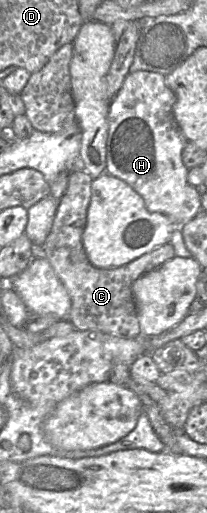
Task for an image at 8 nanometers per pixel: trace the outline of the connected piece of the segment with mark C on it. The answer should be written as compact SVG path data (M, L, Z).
M74 171L68 176L67 189L58 202L52 228L43 246L42 255L50 262L54 272L66 288L71 299L68 320L77 330L99 331L121 338L141 336L136 304L132 293L132 284L143 274L159 267L175 257L174 248L170 243L161 245L154 250L134 259L133 261L114 268L97 268L91 264L82 243L82 234L86 225L87 210L91 199L91 183L93 178L85 171Z

